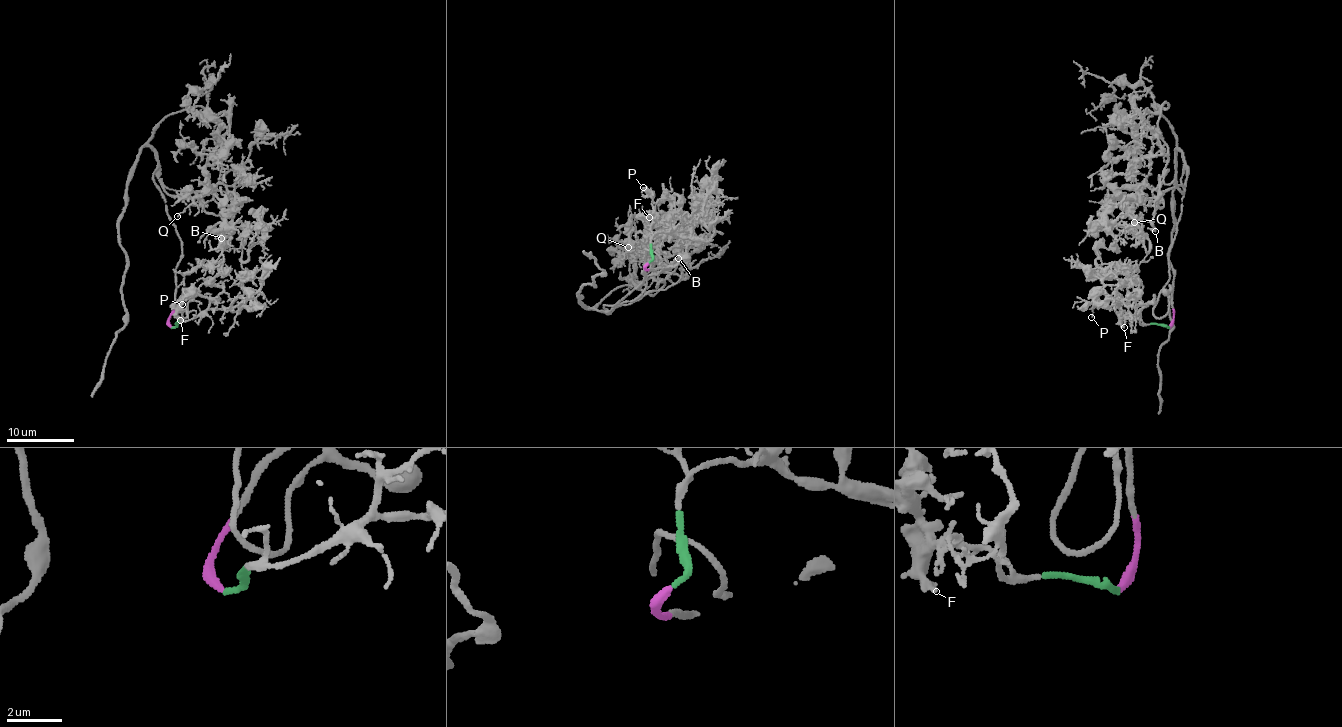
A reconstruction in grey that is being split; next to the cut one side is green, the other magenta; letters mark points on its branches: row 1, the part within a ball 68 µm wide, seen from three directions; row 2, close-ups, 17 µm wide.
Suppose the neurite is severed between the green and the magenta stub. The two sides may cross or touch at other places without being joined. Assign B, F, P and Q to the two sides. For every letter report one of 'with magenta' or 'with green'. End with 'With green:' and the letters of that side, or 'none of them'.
B: with magenta
F: with green
P: with green
Q: with magenta
With green: F, P

